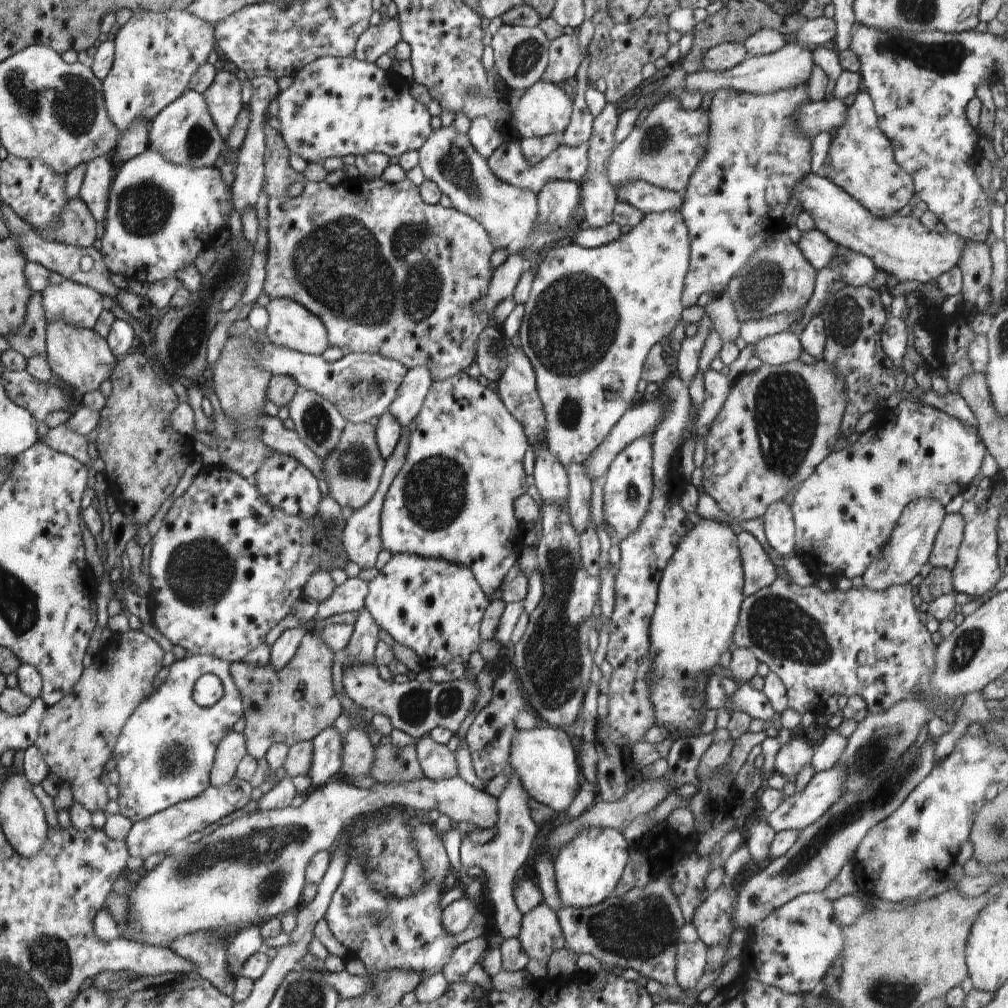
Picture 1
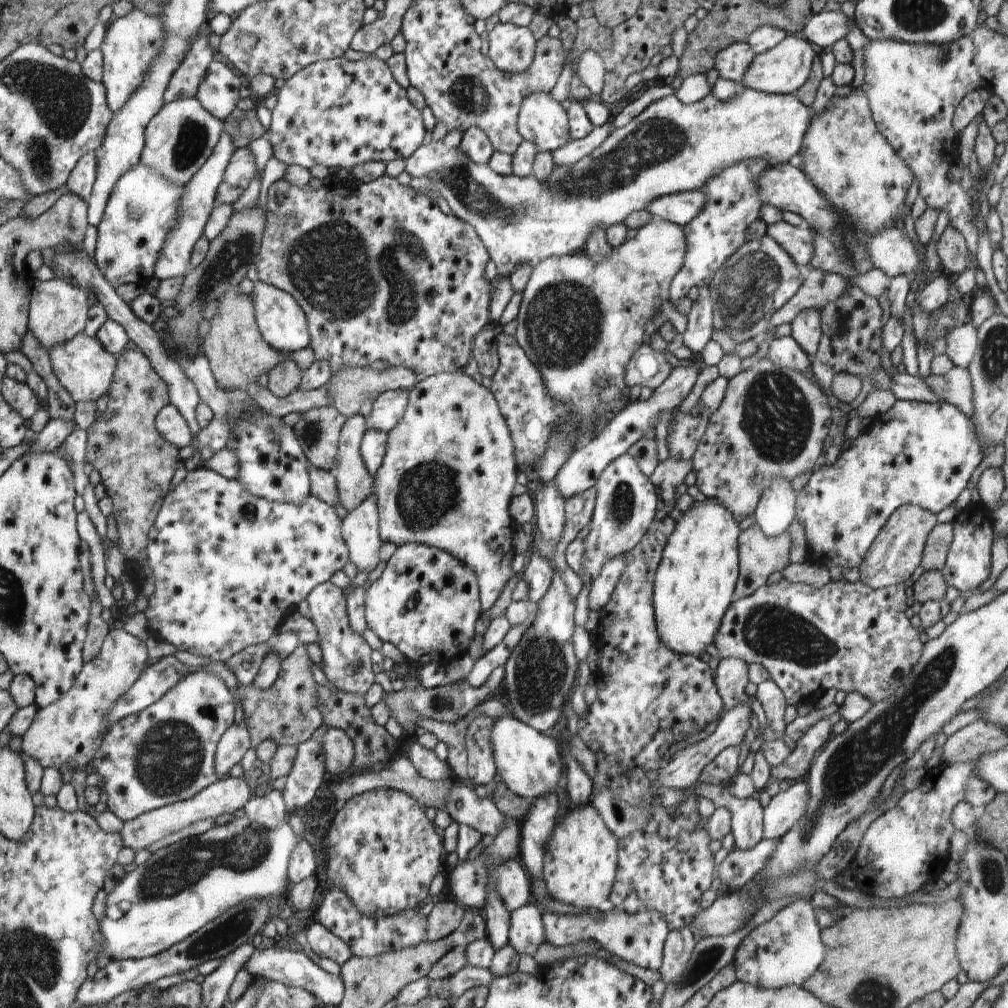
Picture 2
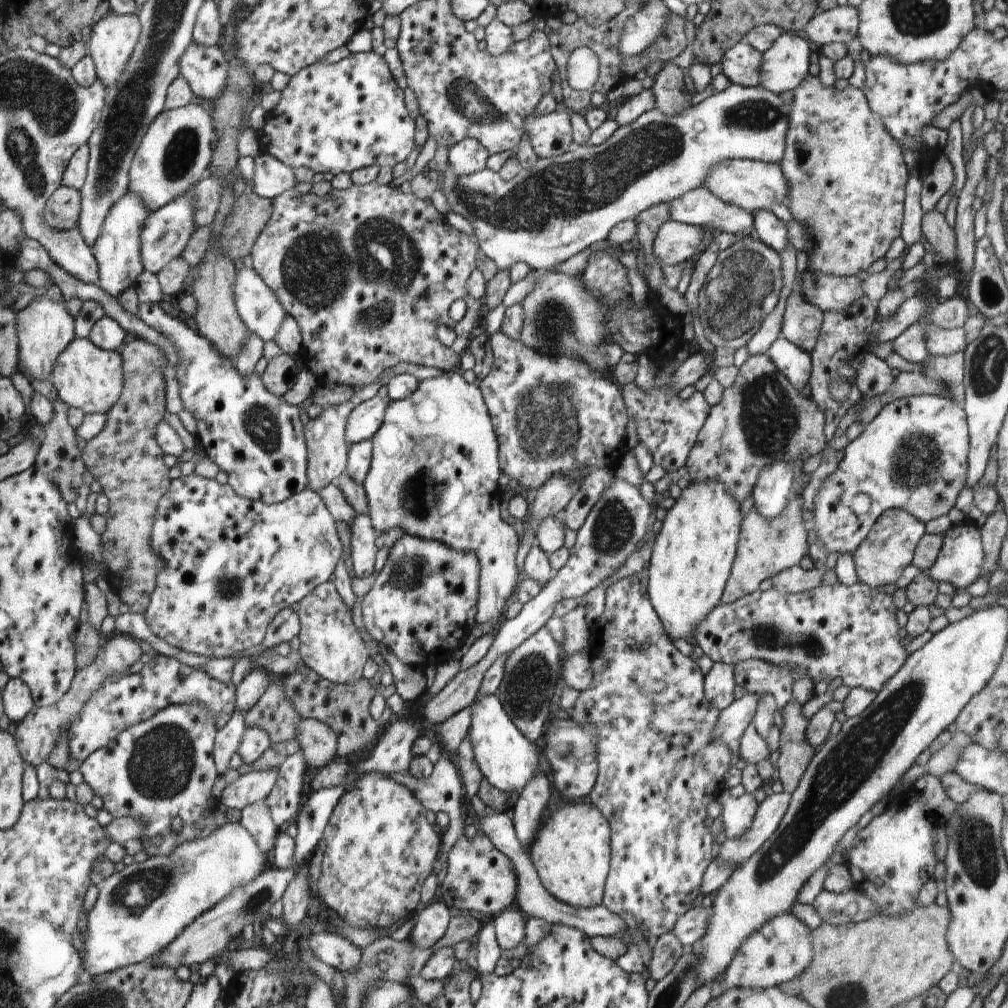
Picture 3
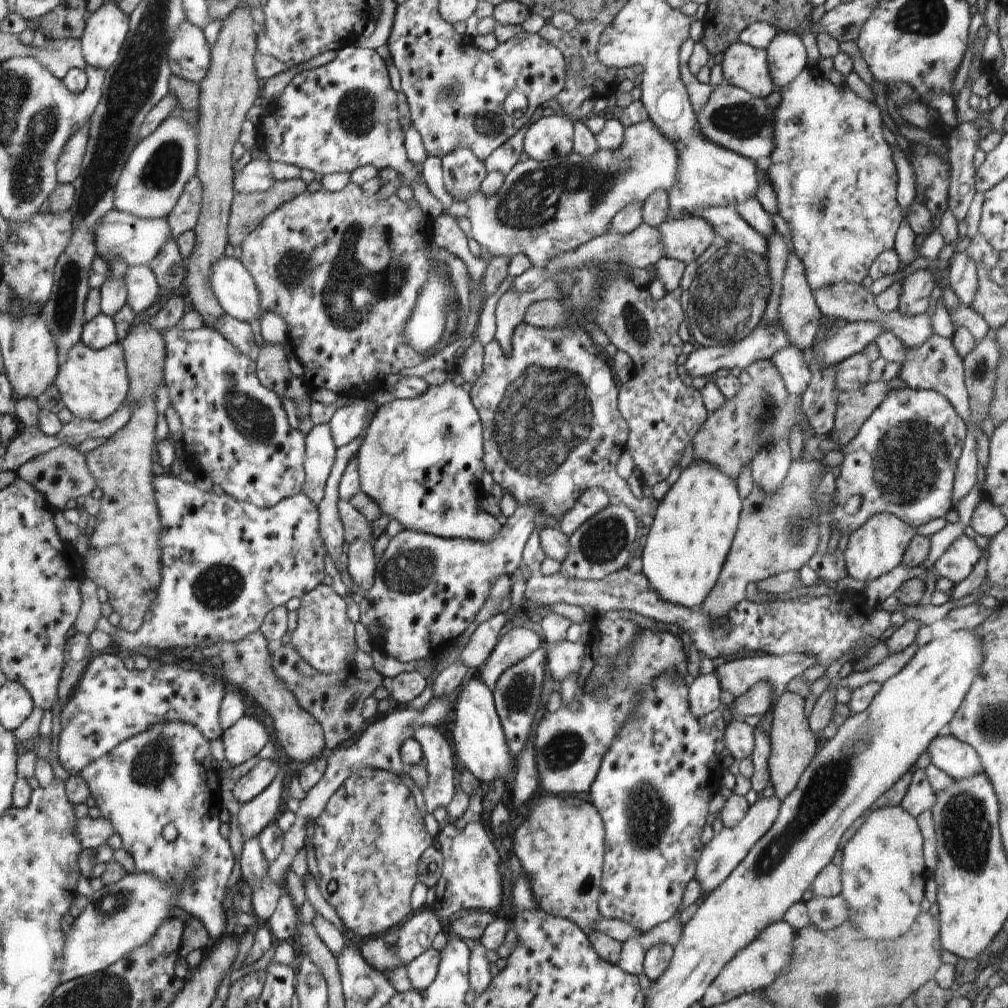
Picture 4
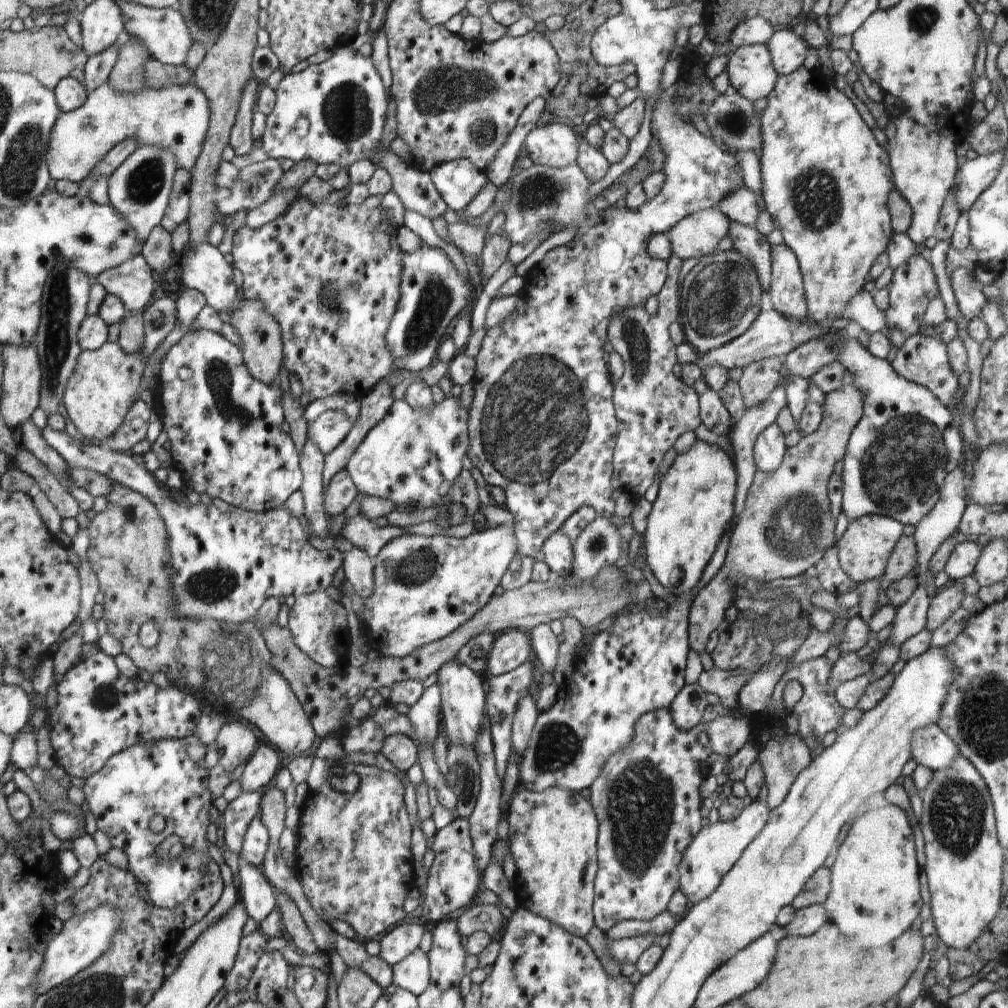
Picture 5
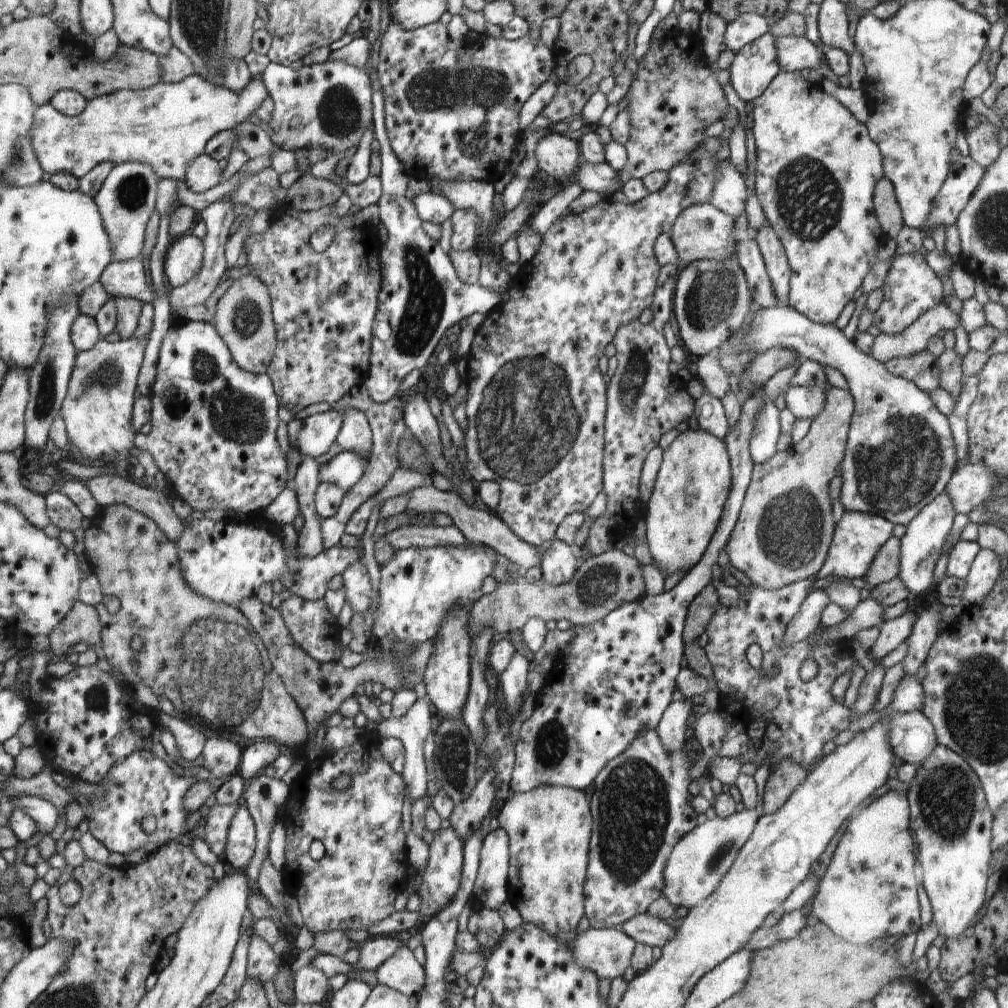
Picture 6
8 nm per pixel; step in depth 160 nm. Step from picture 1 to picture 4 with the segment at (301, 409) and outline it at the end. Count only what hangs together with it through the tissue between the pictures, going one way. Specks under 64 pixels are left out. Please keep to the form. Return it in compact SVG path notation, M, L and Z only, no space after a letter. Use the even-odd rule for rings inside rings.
M328 423L314 425L306 435L306 480L302 492L316 506L322 500L337 450Z

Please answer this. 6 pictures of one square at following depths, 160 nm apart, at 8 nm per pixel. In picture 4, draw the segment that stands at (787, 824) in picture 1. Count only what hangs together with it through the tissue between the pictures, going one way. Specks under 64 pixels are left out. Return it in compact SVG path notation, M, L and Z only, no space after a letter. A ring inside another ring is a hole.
M760 795L759 799L750 805L742 820L733 827L724 826L718 834L707 844L703 845L702 852L695 866L695 879L700 883L702 896L716 890L728 875L744 860L748 851L770 830L779 813L781 802L775 797L765 798Z

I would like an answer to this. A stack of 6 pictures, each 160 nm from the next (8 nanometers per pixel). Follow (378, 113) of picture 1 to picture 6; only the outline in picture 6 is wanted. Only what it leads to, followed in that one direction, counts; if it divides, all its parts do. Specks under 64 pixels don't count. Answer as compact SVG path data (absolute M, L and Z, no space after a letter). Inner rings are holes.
M328 60L323 64L302 66L296 72L293 68L270 63L260 78L273 101L268 136L275 147L293 153L311 148L343 153L358 146L362 135L372 125L374 92L365 69L348 62ZM294 116L300 118L297 128L290 125ZM432 191L416 195L409 194L409 197L421 221L442 225L455 212L452 203L443 195L434 194Z

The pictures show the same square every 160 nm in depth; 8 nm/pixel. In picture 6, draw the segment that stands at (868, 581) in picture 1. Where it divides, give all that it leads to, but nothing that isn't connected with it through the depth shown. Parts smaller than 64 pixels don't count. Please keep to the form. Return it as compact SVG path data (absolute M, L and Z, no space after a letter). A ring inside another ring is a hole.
M845 511L840 521L836 524L831 546L827 558L818 573L823 578L829 575L849 579L867 578L867 571L870 569L872 560L876 557L878 550L891 538L895 525L880 516Z

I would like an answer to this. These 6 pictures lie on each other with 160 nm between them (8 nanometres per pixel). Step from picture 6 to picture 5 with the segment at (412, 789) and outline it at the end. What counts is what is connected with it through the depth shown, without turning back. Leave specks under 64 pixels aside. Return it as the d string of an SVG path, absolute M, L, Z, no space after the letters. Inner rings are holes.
M438 683L423 690L422 696L411 706L404 716L410 721L409 737L419 749L433 746L440 728L441 692Z

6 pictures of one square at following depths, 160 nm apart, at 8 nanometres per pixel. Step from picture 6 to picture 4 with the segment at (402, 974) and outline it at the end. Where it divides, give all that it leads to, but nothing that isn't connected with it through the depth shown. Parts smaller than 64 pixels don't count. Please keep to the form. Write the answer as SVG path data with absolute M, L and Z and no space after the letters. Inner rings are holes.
M432 946L428 947L415 959L412 959L406 965L406 972L413 988L418 992L422 992L425 988L428 988L436 978L439 964L439 951L432 948Z

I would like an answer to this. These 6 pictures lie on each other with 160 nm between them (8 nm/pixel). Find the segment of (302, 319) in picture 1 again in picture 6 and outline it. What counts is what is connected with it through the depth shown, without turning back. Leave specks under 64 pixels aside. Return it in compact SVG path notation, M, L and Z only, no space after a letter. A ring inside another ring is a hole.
M192 233L176 240L164 260L165 280L172 288L187 285L199 276L205 265L206 246Z

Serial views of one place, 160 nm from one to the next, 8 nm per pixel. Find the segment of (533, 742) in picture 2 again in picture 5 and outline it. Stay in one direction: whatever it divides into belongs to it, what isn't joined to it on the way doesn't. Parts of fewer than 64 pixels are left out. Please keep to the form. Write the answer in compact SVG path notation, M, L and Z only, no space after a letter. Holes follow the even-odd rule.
M454 659L443 664L436 673L442 697L441 711L444 716L447 741L453 745L470 745L473 750L485 713L486 678Z

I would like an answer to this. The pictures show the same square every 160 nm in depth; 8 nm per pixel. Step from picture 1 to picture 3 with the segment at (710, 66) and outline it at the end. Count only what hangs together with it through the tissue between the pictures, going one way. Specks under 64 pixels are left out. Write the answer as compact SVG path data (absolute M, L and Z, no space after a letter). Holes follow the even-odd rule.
M745 41L732 46L722 58L722 73L730 83L746 87L759 87L762 53Z

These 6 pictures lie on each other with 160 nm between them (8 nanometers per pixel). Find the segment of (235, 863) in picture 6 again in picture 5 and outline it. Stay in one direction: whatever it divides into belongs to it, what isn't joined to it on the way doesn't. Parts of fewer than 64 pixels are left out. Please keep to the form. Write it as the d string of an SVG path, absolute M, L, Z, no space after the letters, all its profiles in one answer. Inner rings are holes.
M254 815L248 823L244 838L242 839L240 854L246 862L259 867L264 860L268 843L268 829L260 820L260 815Z

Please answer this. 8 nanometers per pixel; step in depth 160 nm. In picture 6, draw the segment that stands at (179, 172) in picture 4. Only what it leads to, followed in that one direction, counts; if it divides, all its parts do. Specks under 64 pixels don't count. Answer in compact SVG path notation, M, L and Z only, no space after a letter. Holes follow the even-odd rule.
M122 162L114 166L106 176L100 192L96 194L95 203L103 214L103 222L111 236L112 247L115 250L115 261L140 260L146 236L148 220L156 210L156 194L158 182L154 168L146 162Z

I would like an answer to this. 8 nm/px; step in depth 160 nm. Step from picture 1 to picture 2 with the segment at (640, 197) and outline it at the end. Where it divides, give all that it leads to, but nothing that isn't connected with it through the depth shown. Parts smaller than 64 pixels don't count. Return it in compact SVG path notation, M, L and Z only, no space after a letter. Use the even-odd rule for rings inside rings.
M694 190L660 196L652 200L645 210L655 217L684 227L700 213L704 204L706 204L705 194Z

